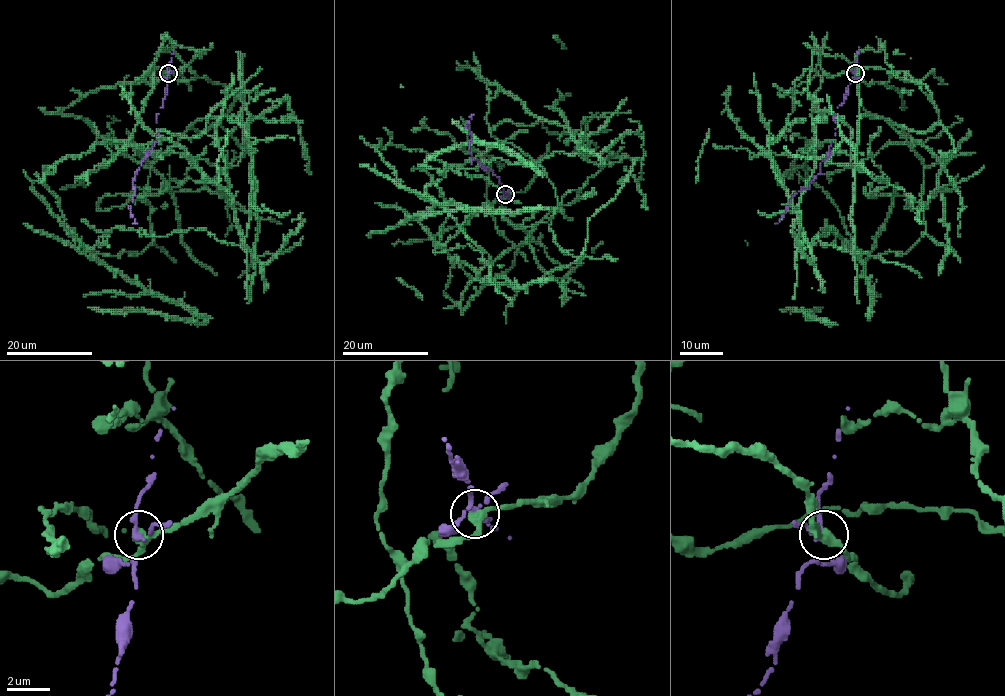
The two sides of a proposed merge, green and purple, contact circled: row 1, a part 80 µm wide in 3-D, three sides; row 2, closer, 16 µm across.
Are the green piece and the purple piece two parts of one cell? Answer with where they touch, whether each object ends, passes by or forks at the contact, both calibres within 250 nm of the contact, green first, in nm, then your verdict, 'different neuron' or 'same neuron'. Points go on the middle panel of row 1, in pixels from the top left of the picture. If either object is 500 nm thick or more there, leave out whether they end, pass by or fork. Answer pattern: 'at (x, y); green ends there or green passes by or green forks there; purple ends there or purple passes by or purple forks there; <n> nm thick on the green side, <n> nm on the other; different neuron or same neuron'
at (505, 194); green passes by; purple forks there; 360 nm thick on the green side, 160 nm on the other; different neuron

